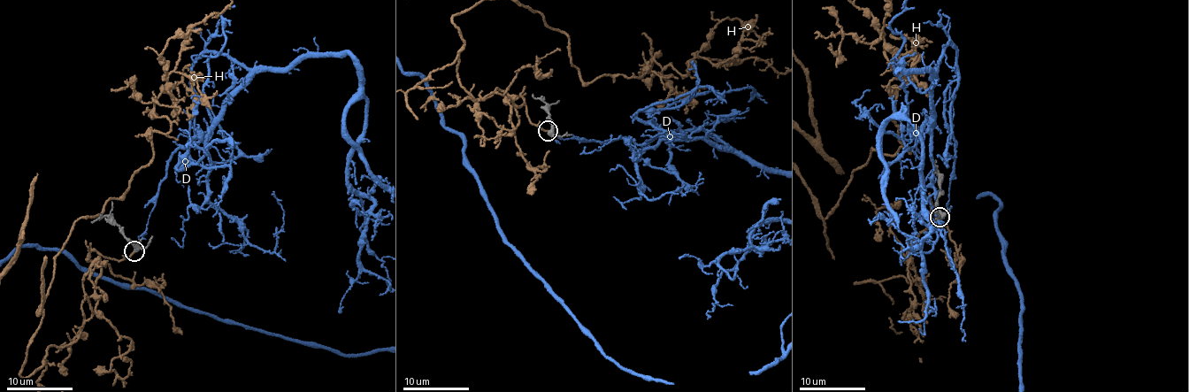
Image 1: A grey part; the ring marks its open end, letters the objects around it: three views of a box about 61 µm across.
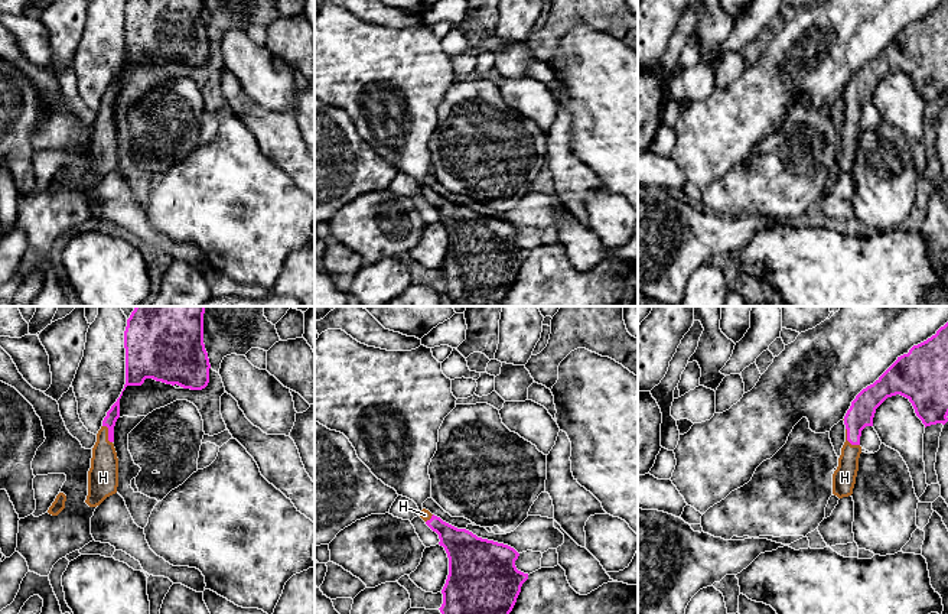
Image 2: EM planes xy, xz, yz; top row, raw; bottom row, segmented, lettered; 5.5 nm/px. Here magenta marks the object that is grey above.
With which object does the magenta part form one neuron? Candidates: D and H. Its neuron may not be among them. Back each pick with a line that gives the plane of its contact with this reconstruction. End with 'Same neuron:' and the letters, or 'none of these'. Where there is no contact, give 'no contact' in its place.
H: contact in yz
Same neuron: H

